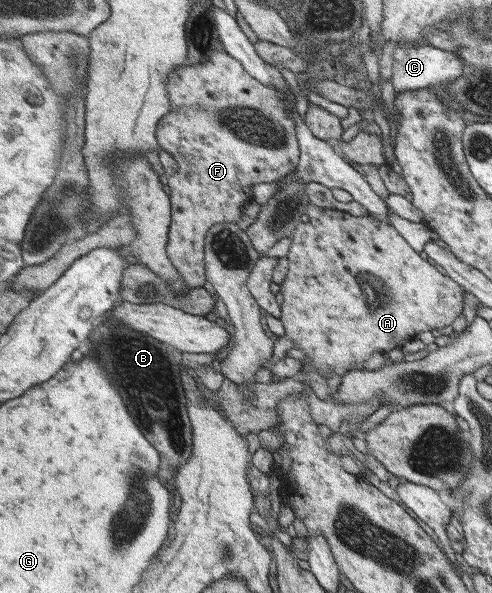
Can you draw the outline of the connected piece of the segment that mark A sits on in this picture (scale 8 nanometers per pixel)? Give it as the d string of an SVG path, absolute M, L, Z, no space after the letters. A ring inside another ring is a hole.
M306 203L305 214L308 217L308 222L296 221L295 233L290 234L289 237L290 247L285 256L288 259L288 272L284 275L284 281L279 285L279 291L282 293L279 320L282 323L285 337L295 343L296 349L304 352L305 358L301 363L308 363L308 366L324 379L336 375L334 369L345 368L346 371L354 369L357 363L367 360L373 351L385 353L392 351L392 348L399 348L404 340L417 335L420 331L452 327L452 323L456 323L456 319L460 319L460 315L464 315L461 307L462 297L465 294L463 287L445 275L444 270L432 262L433 259L429 257L426 250L416 251L416 247L412 247L412 243L408 243L408 239L404 239L404 235L400 235L400 231L396 231L396 227L376 218L370 218L369 215L354 216L342 210L321 208L310 203Z

